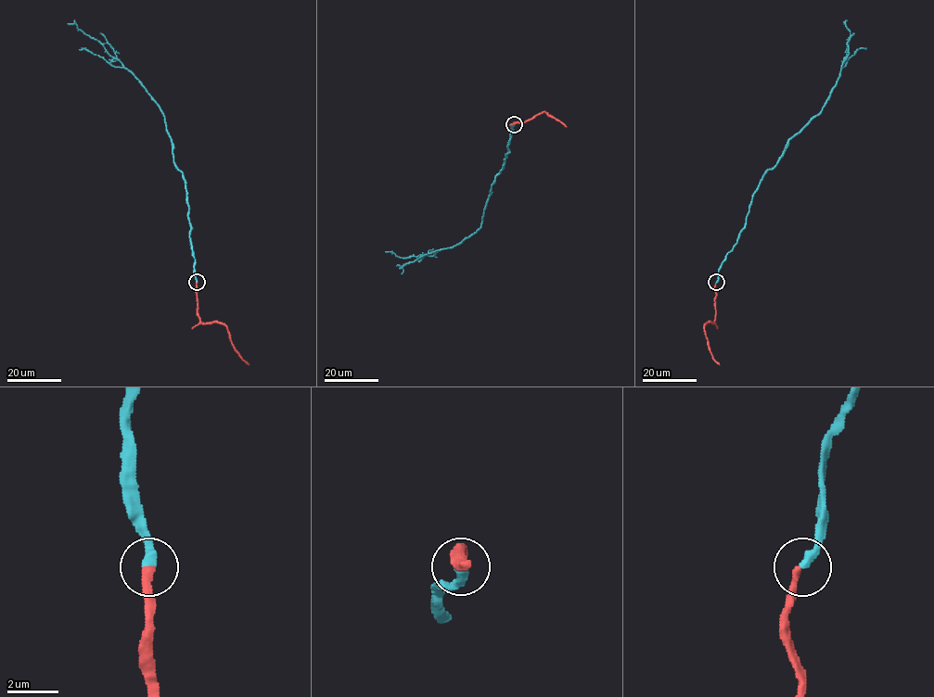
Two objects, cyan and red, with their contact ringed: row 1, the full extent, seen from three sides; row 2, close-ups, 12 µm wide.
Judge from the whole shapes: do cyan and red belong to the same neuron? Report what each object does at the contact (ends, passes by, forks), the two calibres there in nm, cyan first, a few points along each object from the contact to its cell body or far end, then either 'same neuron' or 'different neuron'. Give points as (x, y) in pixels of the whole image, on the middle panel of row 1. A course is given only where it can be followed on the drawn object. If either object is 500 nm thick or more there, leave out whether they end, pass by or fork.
cyan ends | red ends | 380/300 nm | cyan via (514, 123), (504, 168), (492, 184), (481, 225), (460, 243), (437, 251), (405, 258), (385, 251) | red via (514, 123), (526, 121), (545, 112), (567, 127) | same neuron

